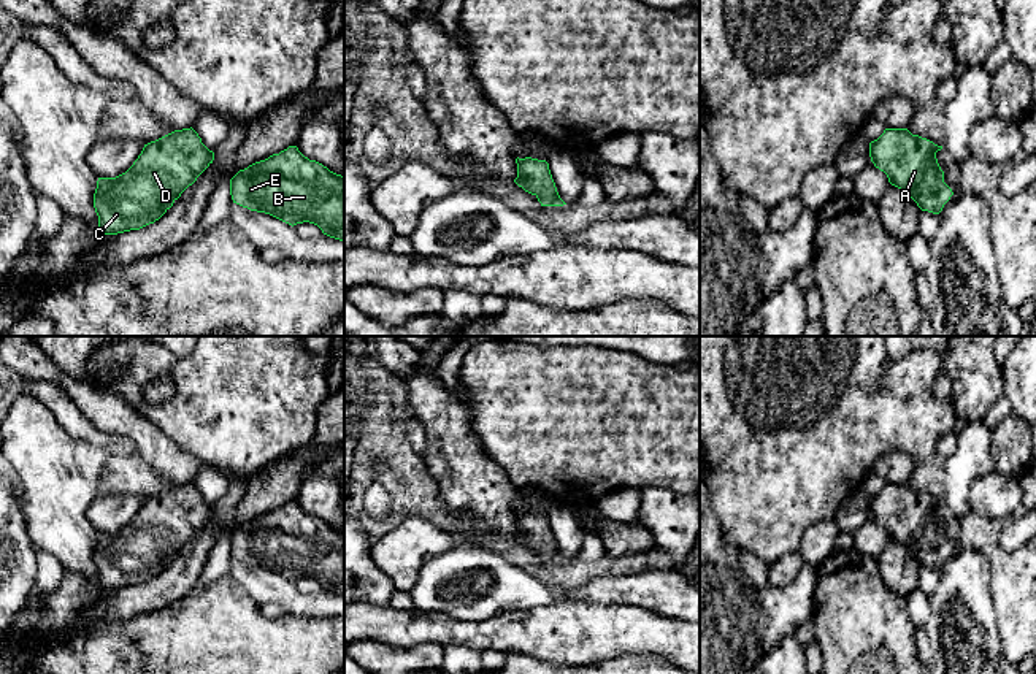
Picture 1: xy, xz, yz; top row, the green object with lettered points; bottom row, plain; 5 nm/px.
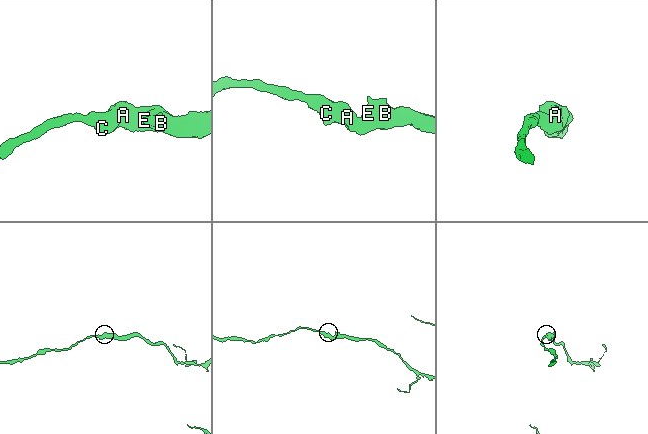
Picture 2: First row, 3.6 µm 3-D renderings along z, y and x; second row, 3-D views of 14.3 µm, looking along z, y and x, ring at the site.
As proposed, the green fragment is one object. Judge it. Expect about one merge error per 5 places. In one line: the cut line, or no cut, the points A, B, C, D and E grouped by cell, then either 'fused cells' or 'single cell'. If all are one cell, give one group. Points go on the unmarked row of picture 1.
no cut; A B C D E; single cell

